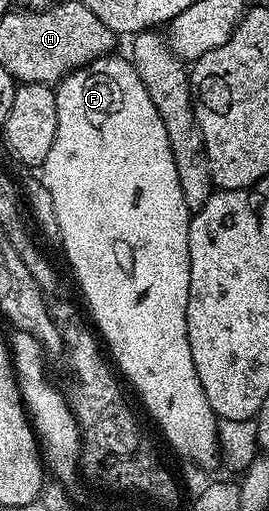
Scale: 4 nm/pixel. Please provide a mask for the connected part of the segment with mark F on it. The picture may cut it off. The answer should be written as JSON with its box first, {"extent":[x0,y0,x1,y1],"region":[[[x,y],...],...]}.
{"extent":[42,56,221,465],"region":[[[116,56],[99,57],[89,65],[84,65],[73,73],[67,73],[55,86],[58,131],[54,135],[54,147],[50,147],[50,155],[46,155],[42,166],[44,189],[52,200],[52,213],[56,216],[57,227],[60,228],[60,241],[64,244],[64,253],[72,264],[72,273],[76,276],[81,291],[84,292],[84,301],[88,304],[89,311],[92,312],[91,320],[94,325],[96,320],[95,328],[106,342],[110,357],[112,352],[111,360],[115,368],[122,377],[124,372],[123,380],[125,382],[128,380],[132,384],[133,391],[140,396],[141,403],[148,408],[149,415],[156,420],[157,427],[164,432],[165,439],[172,444],[173,451],[181,453],[186,460],[193,461],[196,465],[212,465],[218,461],[218,454],[221,452],[220,435],[217,433],[218,418],[210,407],[210,399],[206,399],[206,391],[202,391],[198,371],[194,371],[194,355],[190,355],[190,339],[186,327],[186,303],[190,295],[190,243],[188,242],[192,222],[190,210],[186,207],[186,199],[182,199],[182,186],[178,184],[178,167],[174,167],[174,155],[170,151],[166,123],[162,123],[162,115],[158,115],[158,110],[155,109],[149,93],[146,92],[146,87],[142,87],[142,79],[138,79],[138,71],[134,71],[131,60],[127,56]]]}

